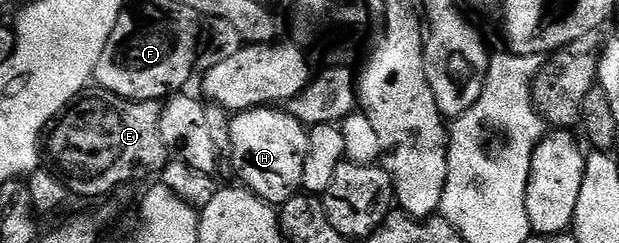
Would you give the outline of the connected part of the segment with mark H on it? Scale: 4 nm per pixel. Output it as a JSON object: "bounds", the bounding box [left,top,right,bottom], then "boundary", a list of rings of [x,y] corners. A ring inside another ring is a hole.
{"bounds":[227,107,308,207],"boundary":[[[276,107],[245,109],[231,118],[227,144],[232,144],[232,165],[243,184],[273,207],[286,204],[302,189],[302,167],[306,163],[308,129],[297,117]]]}

